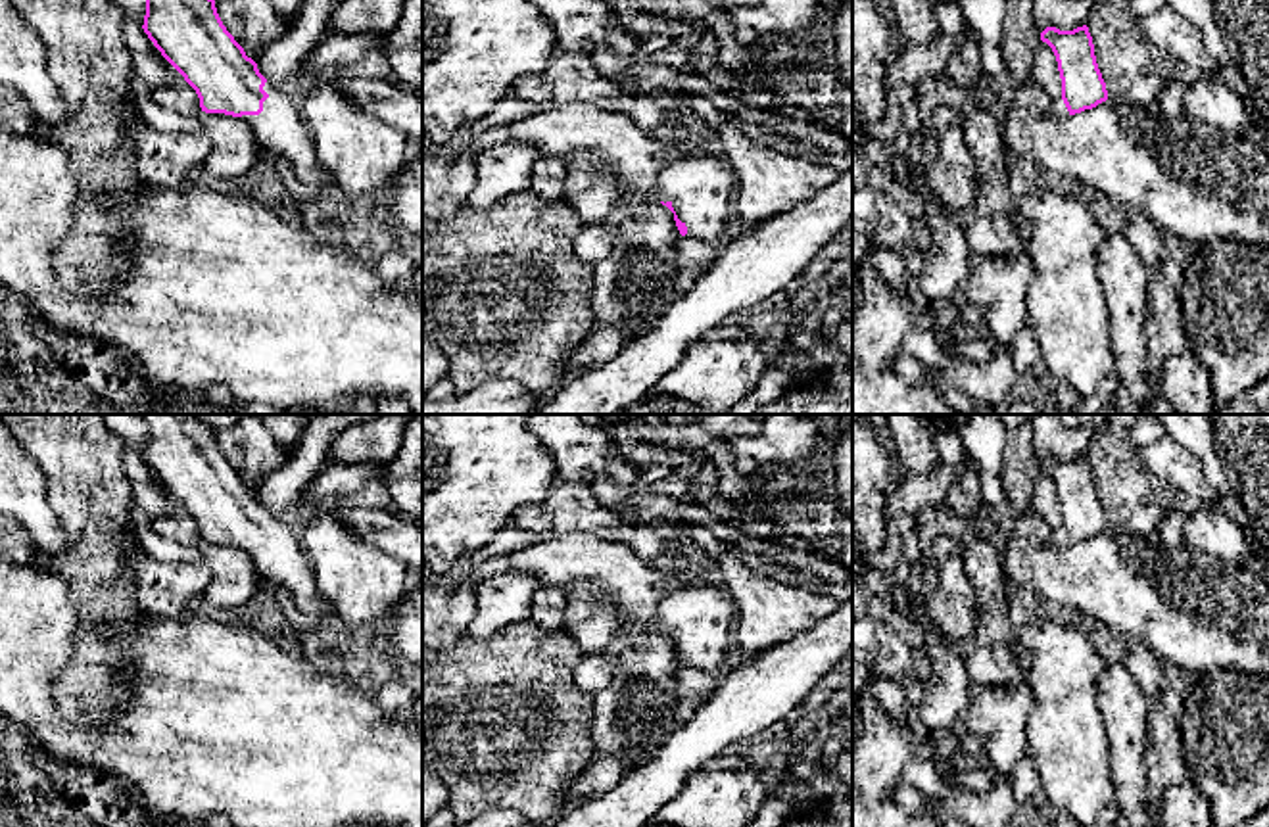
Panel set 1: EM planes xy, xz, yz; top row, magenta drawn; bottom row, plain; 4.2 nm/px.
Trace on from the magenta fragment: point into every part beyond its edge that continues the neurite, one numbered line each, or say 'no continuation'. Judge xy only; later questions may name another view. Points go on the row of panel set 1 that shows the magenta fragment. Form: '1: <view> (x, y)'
1: xy (281, 131)

